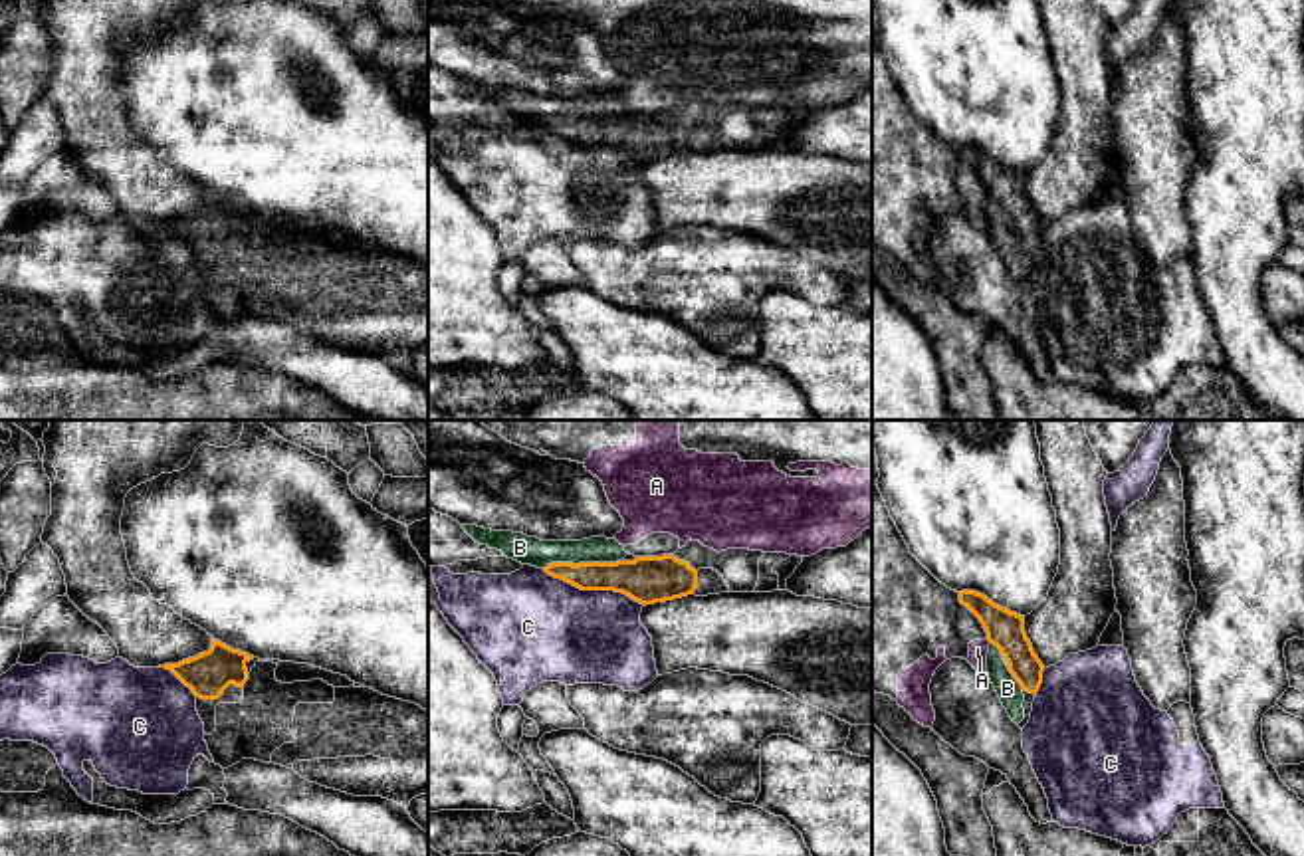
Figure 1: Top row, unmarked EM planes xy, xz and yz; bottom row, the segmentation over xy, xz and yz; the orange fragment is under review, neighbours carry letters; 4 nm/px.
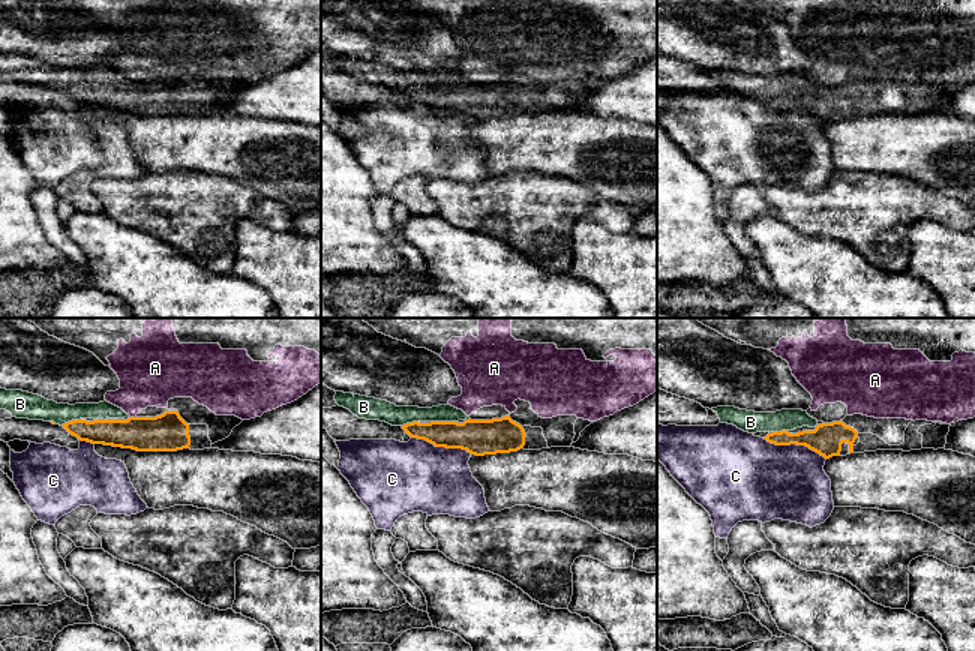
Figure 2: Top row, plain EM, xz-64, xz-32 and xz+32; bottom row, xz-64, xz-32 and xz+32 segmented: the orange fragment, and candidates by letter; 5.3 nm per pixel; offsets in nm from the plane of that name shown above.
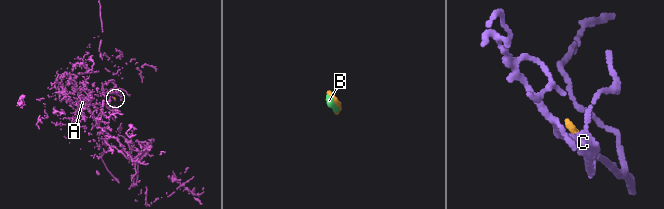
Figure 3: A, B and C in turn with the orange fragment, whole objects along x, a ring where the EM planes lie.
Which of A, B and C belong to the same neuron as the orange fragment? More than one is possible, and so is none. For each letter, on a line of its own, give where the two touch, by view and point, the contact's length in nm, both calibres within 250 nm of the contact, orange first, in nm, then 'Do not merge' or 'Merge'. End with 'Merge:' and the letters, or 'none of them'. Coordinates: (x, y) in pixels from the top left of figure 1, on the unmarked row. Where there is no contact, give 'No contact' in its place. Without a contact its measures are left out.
A: Touches orange at yz (989, 197). Shared border 40 nm. Thickness 150 nm (orange) against 80 nm. Do not merge
B: Touches orange at xz (581, 119). Shared border 320 nm. Thickness 170 nm (orange) against 120 nm. Merge
C: Touches orange at xz (593, 145). Shared border 440 nm. Thickness 190 nm (orange) against 420 nm. Do not merge
Merge: B

